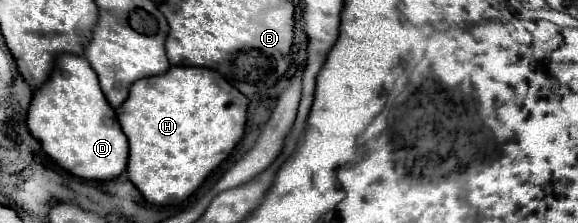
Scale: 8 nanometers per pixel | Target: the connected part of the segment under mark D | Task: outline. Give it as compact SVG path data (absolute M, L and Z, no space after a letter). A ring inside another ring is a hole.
M72 54L58 56L52 76L48 78L46 84L42 84L36 90L36 94L32 98L32 104L28 110L28 128L30 128L32 136L40 140L42 150L54 162L58 162L64 170L68 170L70 174L74 174L78 178L106 182L106 180L118 178L126 170L128 140L126 140L126 136L124 136L124 132L116 120L116 112L106 102L106 98L98 86L96 72L90 68L86 58L72 56Z

